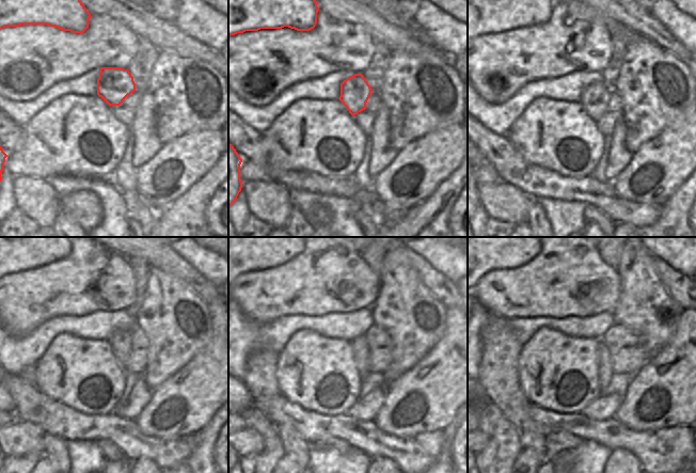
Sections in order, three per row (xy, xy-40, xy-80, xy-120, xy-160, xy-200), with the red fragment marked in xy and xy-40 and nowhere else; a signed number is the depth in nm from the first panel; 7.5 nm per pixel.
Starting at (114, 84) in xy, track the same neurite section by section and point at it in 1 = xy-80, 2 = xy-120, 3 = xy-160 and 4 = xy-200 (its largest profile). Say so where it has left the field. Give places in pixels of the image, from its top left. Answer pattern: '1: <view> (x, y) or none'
1: xy-80 (595, 97)
2: xy-120 (120, 341)
3: xy-160 (360, 345)
4: xy-200 (603, 362)

